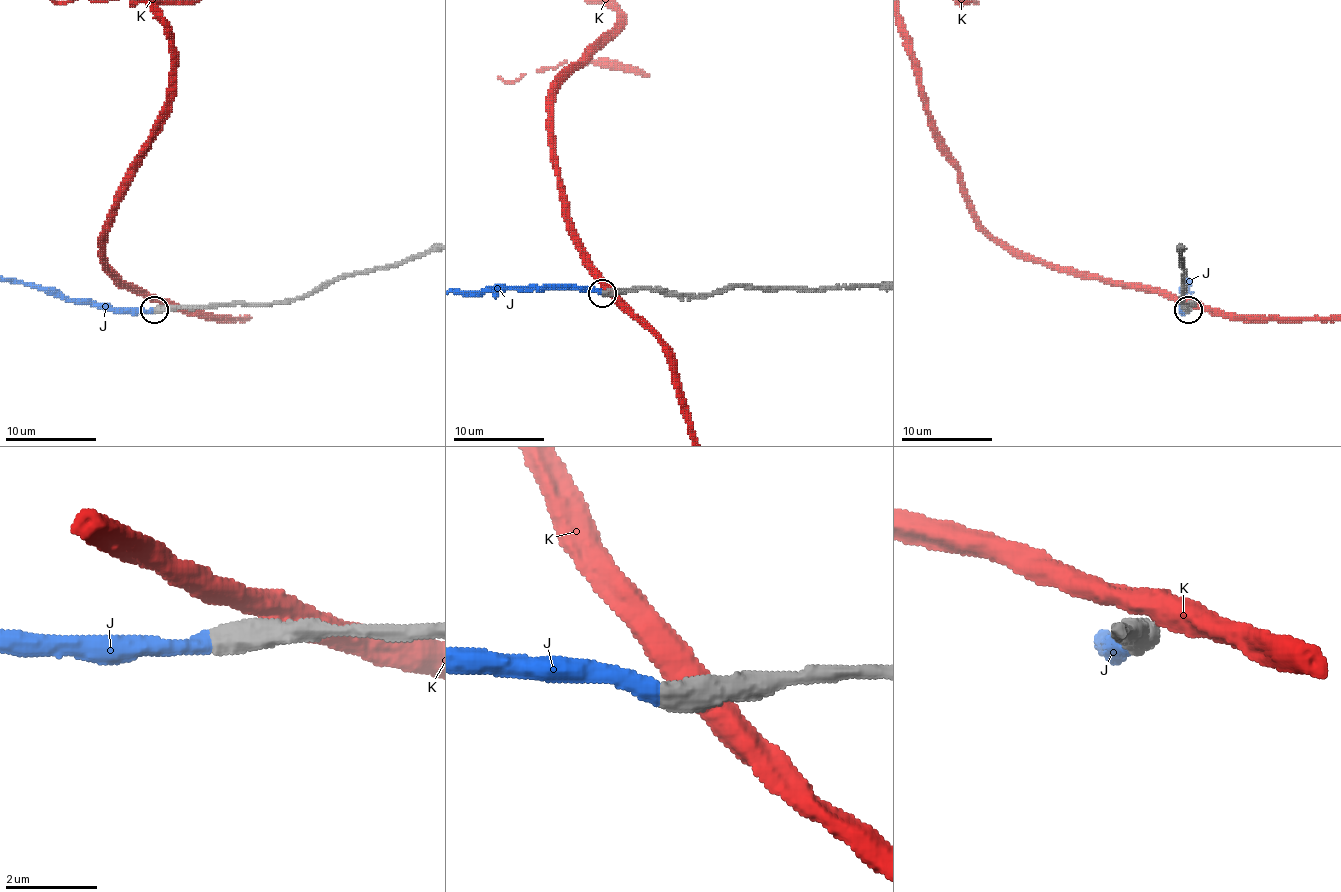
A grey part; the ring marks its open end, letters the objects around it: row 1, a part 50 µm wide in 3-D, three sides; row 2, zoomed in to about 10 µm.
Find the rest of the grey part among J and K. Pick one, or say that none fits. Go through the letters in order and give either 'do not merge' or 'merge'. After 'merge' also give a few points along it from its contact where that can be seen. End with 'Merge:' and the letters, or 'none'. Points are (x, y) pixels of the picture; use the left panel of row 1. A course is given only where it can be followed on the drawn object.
J: merge
K: do not merge
Merge: J

